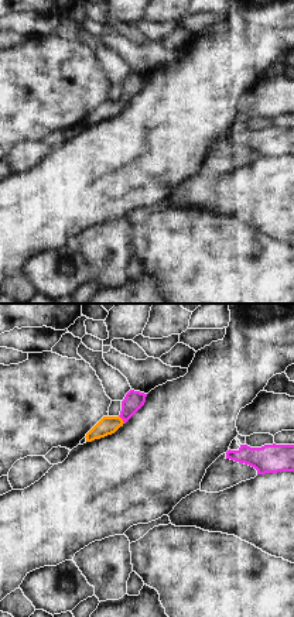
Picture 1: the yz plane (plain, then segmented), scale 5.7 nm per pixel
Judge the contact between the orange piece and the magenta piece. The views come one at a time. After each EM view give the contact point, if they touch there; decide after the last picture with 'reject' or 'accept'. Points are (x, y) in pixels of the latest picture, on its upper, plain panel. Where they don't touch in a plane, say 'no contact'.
contact (122, 103)

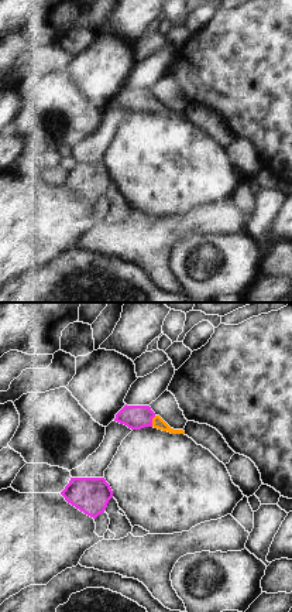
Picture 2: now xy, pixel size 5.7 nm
contact (153, 105)

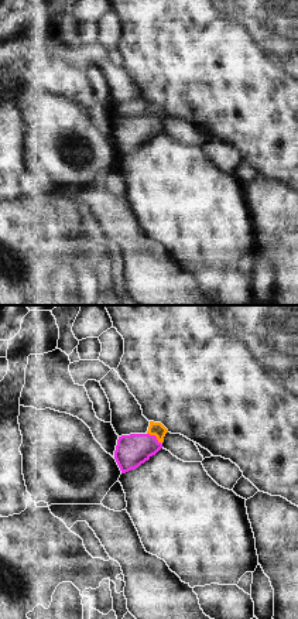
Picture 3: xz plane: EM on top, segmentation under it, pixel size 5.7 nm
contact (156, 119)

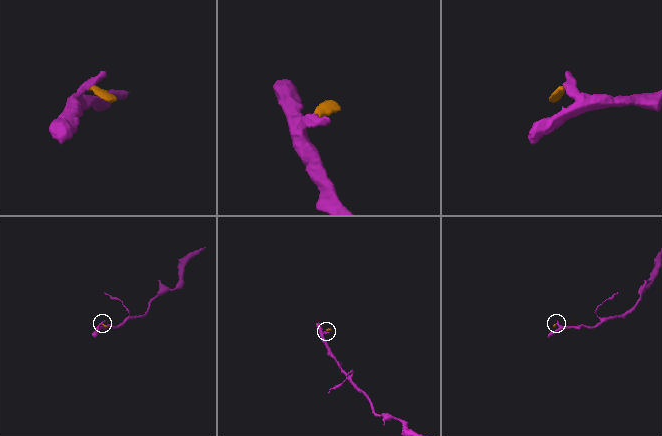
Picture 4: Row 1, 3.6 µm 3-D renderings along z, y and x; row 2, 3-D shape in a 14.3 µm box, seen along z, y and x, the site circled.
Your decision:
accept

